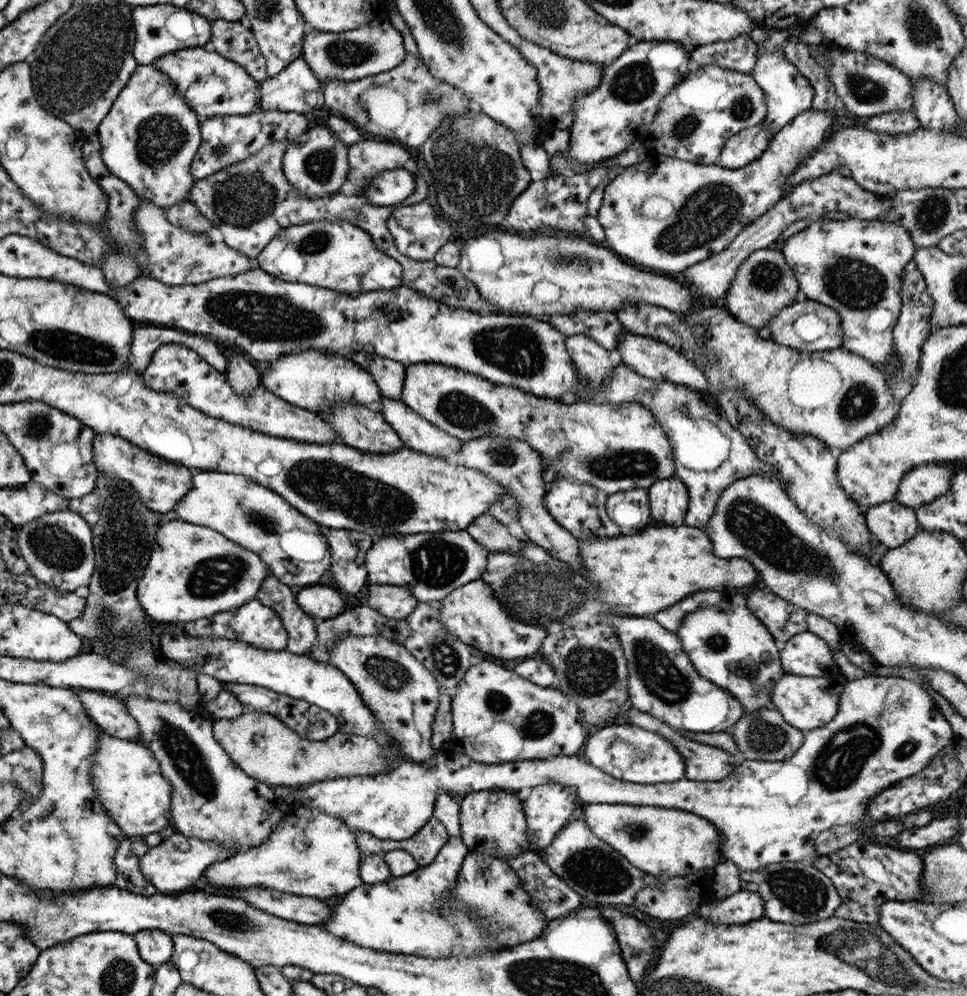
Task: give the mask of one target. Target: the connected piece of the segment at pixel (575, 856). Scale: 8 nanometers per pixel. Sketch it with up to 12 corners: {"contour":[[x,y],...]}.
{"contour":[[581,815],[540,852],[596,908],[635,907],[658,883],[598,840]]}

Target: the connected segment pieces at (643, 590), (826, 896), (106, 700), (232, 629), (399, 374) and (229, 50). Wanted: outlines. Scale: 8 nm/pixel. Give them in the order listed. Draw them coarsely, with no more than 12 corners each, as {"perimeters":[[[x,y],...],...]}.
{"perimeters":[[[703,529],[577,539],[585,573],[525,536],[480,579],[509,616],[585,629],[758,575]],[[779,862],[739,873],[764,917],[811,924],[833,916],[837,889],[818,866]],[[76,690],[105,733],[137,740],[138,724],[112,694]],[[256,598],[186,622],[195,639],[241,640],[285,651],[277,613]],[[365,352],[350,360],[372,376],[381,397],[400,399],[405,365]],[[212,22],[208,47],[266,78],[257,41],[242,22]]]}

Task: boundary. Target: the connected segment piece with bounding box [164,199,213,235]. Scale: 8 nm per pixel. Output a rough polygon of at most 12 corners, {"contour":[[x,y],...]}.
{"contour":[[189,200],[169,205],[169,224],[193,233],[213,227]]}

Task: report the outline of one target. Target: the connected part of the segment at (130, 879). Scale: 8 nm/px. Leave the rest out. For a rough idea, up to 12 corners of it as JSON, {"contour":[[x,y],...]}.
{"contour":[[124,837],[114,853],[112,884],[139,896],[157,889],[139,871],[144,837]]}

